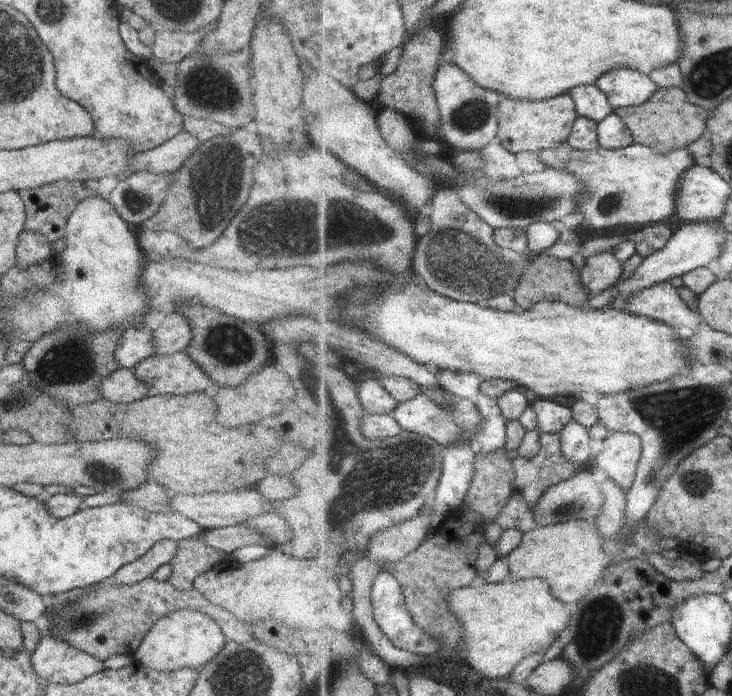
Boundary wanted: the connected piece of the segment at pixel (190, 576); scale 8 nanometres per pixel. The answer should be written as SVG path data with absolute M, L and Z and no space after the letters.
M200 537L178 541L176 556L169 563L172 570L167 581L177 590L193 589L194 580L198 576L208 573L217 563L227 558L226 554L206 546Z

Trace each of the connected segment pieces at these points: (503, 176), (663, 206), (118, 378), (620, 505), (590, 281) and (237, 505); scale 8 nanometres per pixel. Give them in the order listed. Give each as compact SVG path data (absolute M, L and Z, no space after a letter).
M503 143L490 144L481 152L486 158L484 176L490 180L516 180L524 175L518 156L504 147Z
M567 141L558 148L543 151L540 161L546 167L568 170L588 184L590 194L582 198L578 208L578 213L584 216L583 233L604 233L625 226L646 227L672 219L677 216L680 178L696 166L694 152L688 148L660 153L639 143L620 150L599 147L584 151L574 149Z
M119 368L106 376L100 384L100 396L104 400L116 402L116 404L132 403L148 397L148 386L132 374L133 370Z
M611 478L603 482L602 492L606 496L606 504L596 524L602 537L614 538L614 536L620 536L622 528L626 526L627 492L624 492L624 489Z
M612 251L596 254L587 259L583 268L583 284L592 296L600 294L618 284L623 267L623 262Z
M256 488L194 496L178 493L170 500L170 506L172 506L172 513L180 514L184 518L195 521L203 531L236 526L236 524L243 525L250 518L257 518L266 512L272 512L272 504Z

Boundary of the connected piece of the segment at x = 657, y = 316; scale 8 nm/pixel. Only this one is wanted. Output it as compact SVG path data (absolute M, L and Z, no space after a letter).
M670 282L636 292L630 302L624 305L624 310L638 316L648 316L662 324L666 322L676 329L688 327L696 333L703 319L700 311L696 312L687 306L676 286Z

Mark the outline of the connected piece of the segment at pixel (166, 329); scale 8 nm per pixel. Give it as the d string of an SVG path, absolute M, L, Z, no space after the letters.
M167 311L166 316L150 316L160 322L158 328L152 330L152 340L156 355L172 356L186 349L190 343L191 332L188 320L176 312Z

